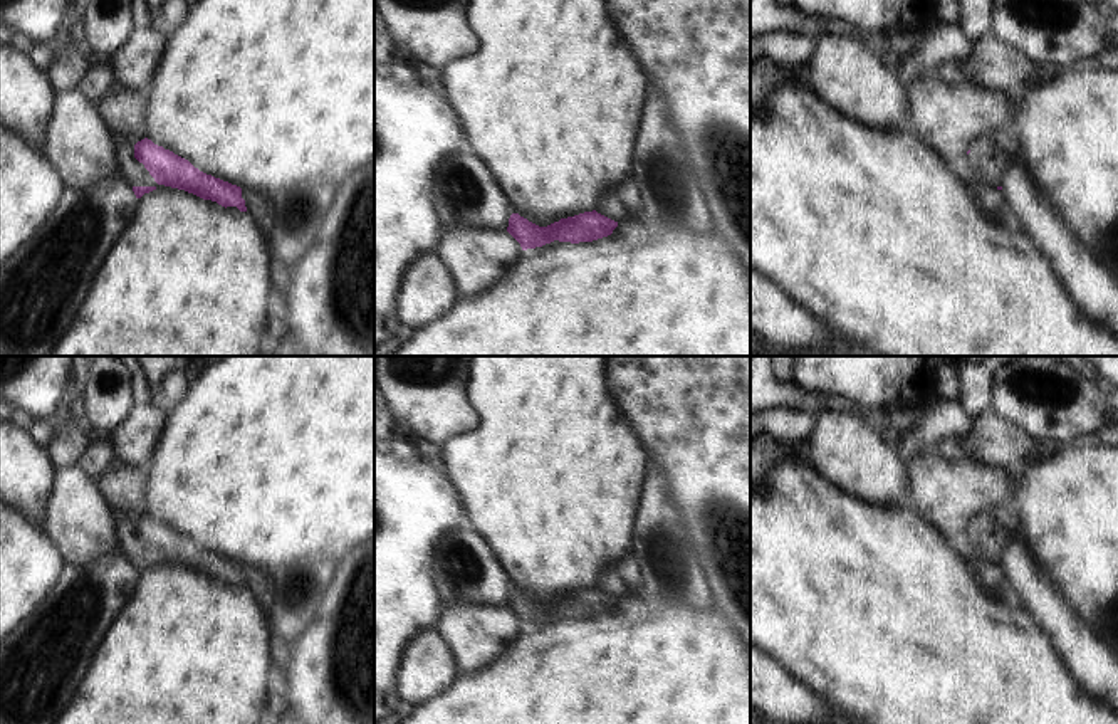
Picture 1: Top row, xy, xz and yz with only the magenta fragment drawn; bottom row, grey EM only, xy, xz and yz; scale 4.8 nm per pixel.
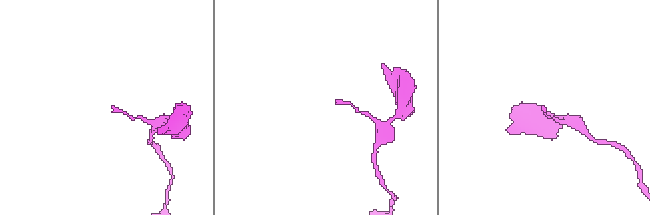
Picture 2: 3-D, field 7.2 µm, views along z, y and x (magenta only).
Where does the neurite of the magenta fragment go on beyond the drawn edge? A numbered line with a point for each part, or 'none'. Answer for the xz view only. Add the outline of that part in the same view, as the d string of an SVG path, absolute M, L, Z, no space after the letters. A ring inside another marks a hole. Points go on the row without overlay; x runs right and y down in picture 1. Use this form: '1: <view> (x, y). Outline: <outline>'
none

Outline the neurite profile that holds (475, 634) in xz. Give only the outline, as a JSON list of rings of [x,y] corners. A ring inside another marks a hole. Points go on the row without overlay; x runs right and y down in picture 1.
[[[445,603],[433,628],[447,642],[460,674],[487,667],[520,632],[520,620],[502,606]]]

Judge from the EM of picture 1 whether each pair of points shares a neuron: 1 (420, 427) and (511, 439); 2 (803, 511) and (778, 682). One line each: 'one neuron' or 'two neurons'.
1: two neurons
2: two neurons

